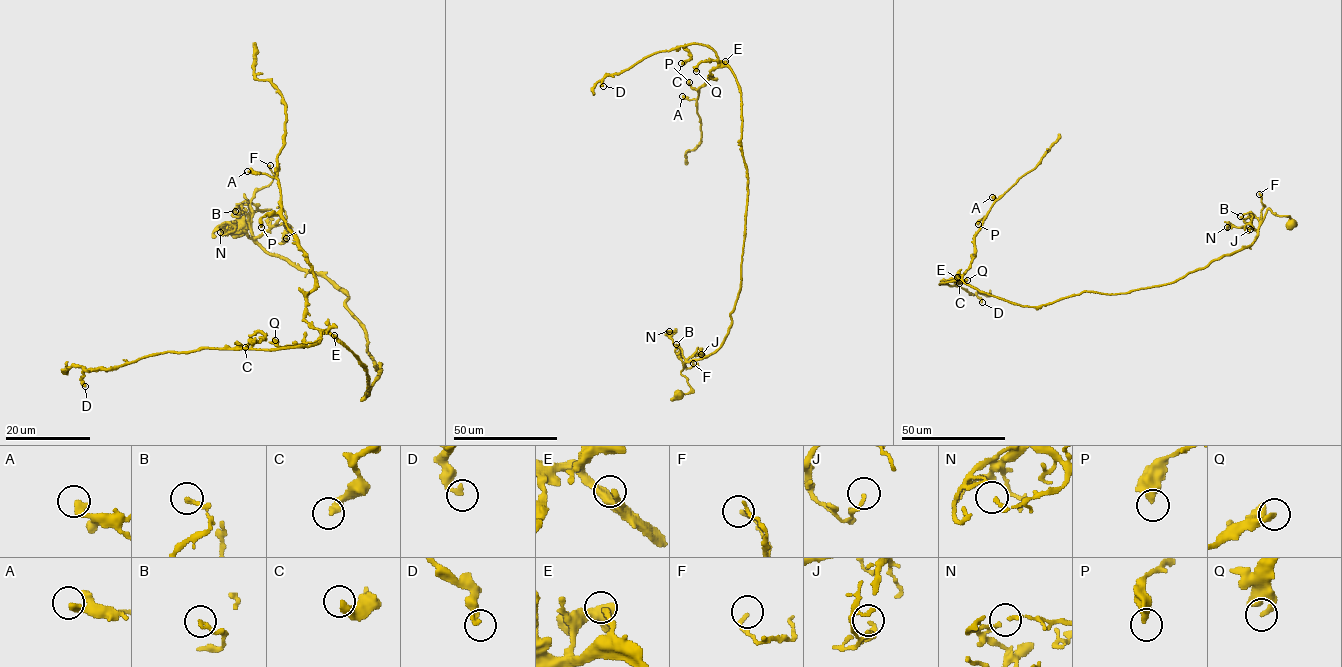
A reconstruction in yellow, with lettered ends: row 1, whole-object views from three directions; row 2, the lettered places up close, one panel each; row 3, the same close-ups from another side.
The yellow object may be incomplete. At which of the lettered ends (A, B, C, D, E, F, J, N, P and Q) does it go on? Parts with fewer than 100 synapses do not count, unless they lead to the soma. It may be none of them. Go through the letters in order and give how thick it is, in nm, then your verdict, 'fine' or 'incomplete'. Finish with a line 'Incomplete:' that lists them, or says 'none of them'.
A: 340 nm | fine
B: 160 nm | fine
C: 360 nm | fine
D: 280 nm | fine
E: 240 nm | fine
F: 160 nm | fine
J: 160 nm | fine
N: 120 nm | fine
P: 440 nm | fine
Q: 240 nm | fine
Incomplete: none of them

